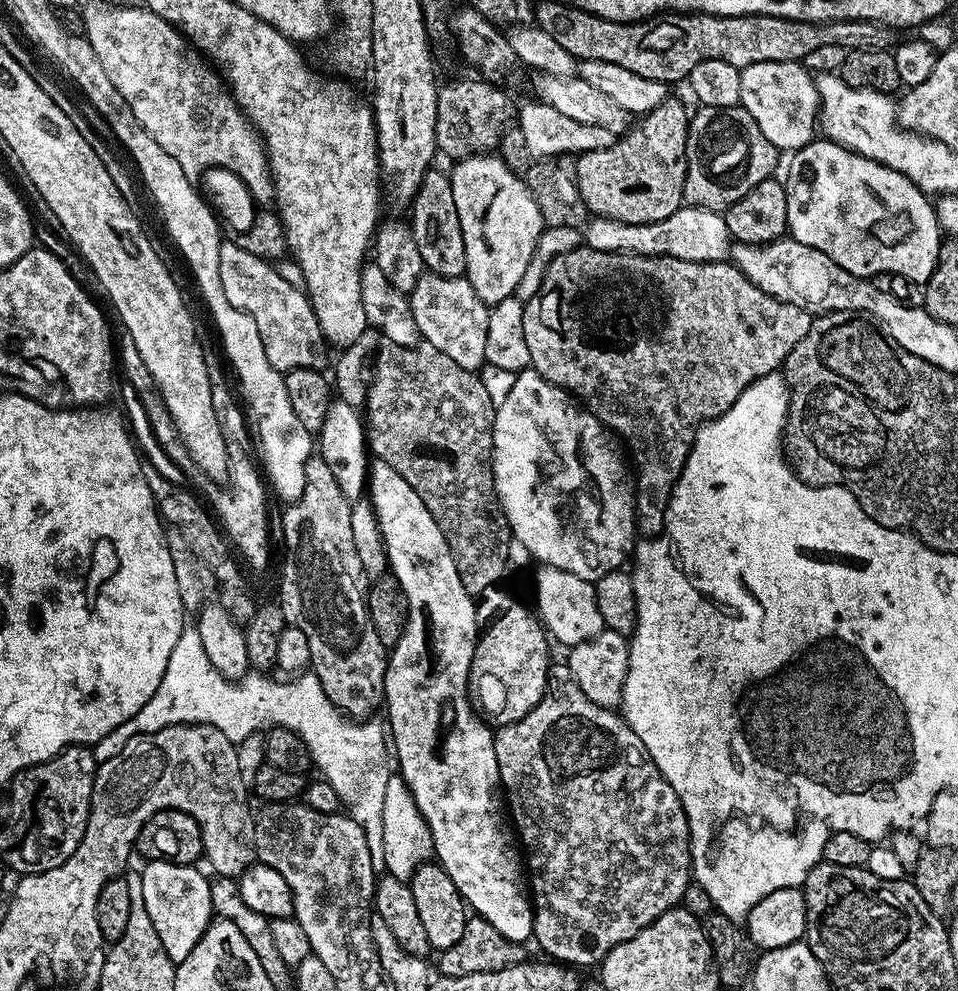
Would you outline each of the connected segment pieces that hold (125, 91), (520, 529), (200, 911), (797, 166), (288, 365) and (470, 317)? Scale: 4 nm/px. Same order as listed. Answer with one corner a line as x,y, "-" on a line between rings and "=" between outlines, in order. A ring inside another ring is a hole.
120,4
83,5
84,36
90,42
106,78
114,82
114,90
122,94
126,106
134,118
170,154
170,158
179,160
185,172
204,174
210,168
225,168
236,172
244,180
246,187
256,202
271,201
274,196
274,181
268,166
268,153
264,141
240,110
236,97
226,87
221,73
200,51
193,46
183,32
177,30
170,22
158,18
149,8
123,8
-
180,143
188,144
188,149
180,153
=
525,370
517,375
506,402
497,407
492,433
496,493
508,525
512,527
515,543
519,547
521,544
534,559
541,560
541,565
566,570
589,582
623,569
624,559
633,555
638,543
638,496
635,491
632,493
634,480
628,477
628,468
616,449
613,433
569,393
542,378
535,370
=
149,860
141,867
142,897
150,921
154,924
162,949
177,965
198,946
198,938
214,919
211,904
209,877
199,872
199,867
190,864
172,864
168,860
=
813,138
793,151
790,158
788,180
785,179
783,185
788,232
794,240
822,250
854,276
871,279
890,272
900,273
921,286
928,283
938,264
942,230
933,201
920,187
893,168
851,152
827,138
=
234,242
220,245
220,278
230,304
251,314
258,327
266,358
280,373
296,368
323,369
329,345
318,326
311,300
268,263
=
430,271
414,286
410,294
414,322
418,326
423,343
434,346
454,358
458,366
479,373
486,364
489,305
478,298
474,286
464,276
439,276

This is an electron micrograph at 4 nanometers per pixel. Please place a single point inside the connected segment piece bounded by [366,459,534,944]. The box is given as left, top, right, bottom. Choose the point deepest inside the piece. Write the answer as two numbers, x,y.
446,754

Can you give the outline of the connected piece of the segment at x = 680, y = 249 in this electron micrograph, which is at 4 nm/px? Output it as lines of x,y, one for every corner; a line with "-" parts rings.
681,206
670,218
658,224
626,224
604,217
595,217
584,230
587,247
603,252
634,252
640,256
668,256
683,261
725,261
730,254
732,239
723,215
709,208

